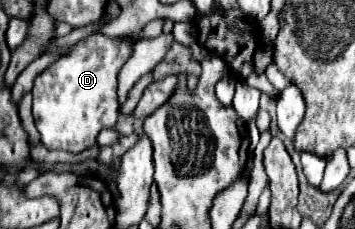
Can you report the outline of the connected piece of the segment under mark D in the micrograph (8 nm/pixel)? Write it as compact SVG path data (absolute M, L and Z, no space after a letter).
M101 32L79 40L69 48L67 54L59 56L51 66L47 66L37 78L33 86L33 118L35 126L41 134L41 144L49 150L67 150L67 152L83 152L97 142L97 134L103 128L113 128L119 116L119 96L117 96L117 76L125 62L133 54L133 40L129 36L105 36Z

